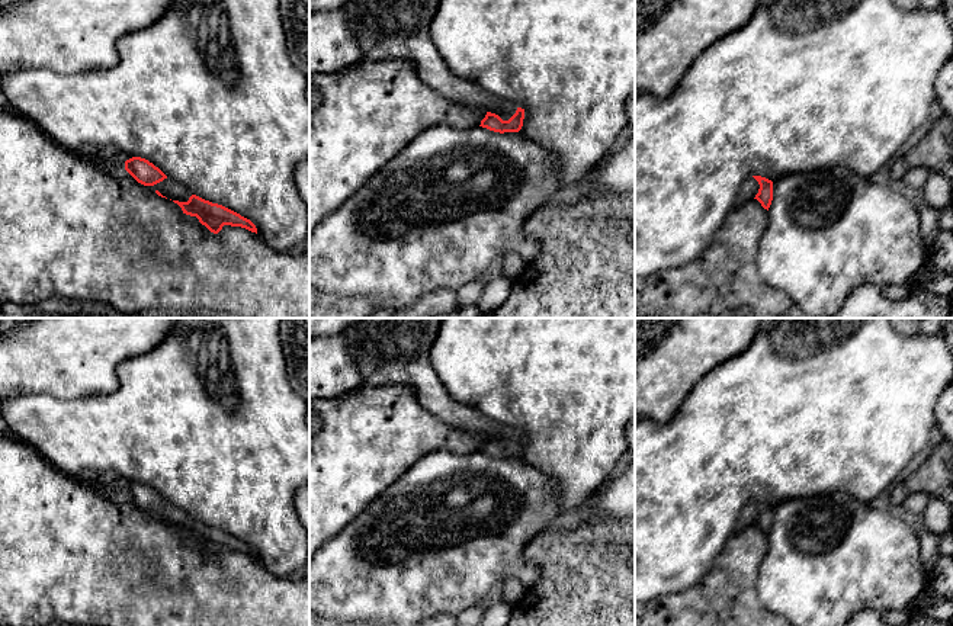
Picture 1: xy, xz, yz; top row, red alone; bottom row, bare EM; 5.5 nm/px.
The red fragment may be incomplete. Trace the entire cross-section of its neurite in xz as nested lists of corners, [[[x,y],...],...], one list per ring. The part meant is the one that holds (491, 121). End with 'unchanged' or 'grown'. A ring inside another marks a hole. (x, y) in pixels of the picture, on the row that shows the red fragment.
[[[353,0],[344,12],[350,15],[356,41],[363,61],[408,61],[418,78],[445,99],[466,106],[482,107],[487,115],[482,128],[494,132],[519,132],[523,126],[524,109],[484,92],[475,83],[453,74],[430,38],[430,25],[440,0]]] | grown

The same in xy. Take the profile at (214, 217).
[[[141,157],[125,161],[125,170],[141,184],[153,189],[158,196],[177,203],[183,214],[196,216],[211,232],[218,234],[224,225],[241,227],[257,234],[256,225],[240,214],[196,195],[179,182],[169,179],[158,167]]] | grown

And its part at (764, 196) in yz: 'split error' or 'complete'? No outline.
split error

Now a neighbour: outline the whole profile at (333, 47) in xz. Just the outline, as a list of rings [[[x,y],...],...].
[[[344,10],[309,13],[309,76],[337,73],[362,61],[362,49]]]

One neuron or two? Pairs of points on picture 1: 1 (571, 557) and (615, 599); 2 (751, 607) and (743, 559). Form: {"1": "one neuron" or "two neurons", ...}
{"1": "one neuron", "2": "one neuron"}

